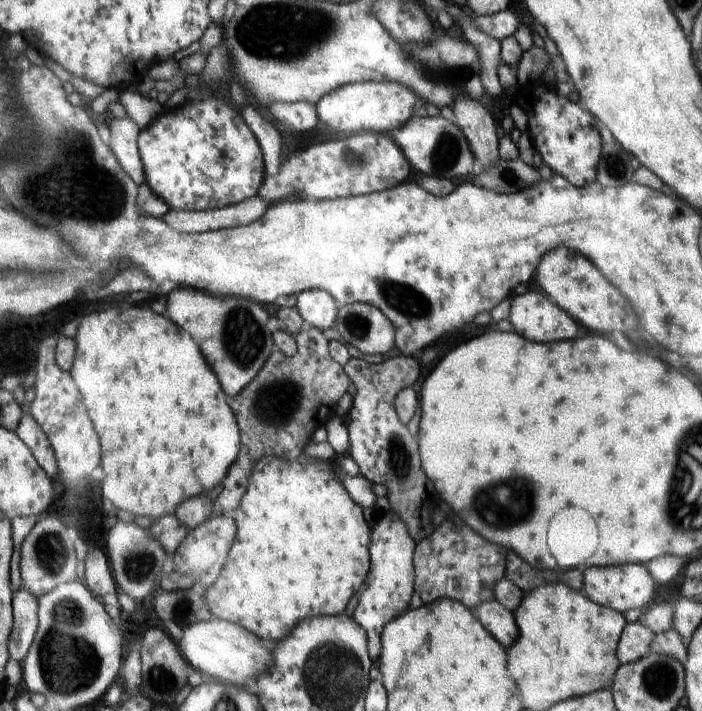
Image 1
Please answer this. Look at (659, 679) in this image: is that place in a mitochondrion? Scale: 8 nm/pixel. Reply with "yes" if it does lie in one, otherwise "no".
yes

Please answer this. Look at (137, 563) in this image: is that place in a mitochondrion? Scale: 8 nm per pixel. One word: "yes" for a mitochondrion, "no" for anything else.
yes

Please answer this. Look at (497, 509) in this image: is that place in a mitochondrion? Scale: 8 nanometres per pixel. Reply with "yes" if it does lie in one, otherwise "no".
yes

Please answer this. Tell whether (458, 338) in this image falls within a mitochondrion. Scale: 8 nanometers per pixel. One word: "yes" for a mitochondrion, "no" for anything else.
no

